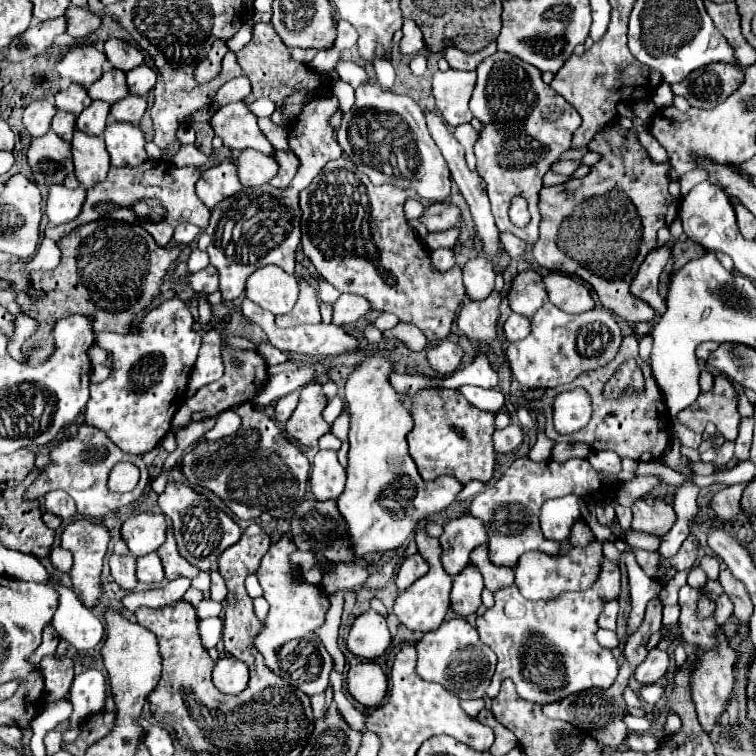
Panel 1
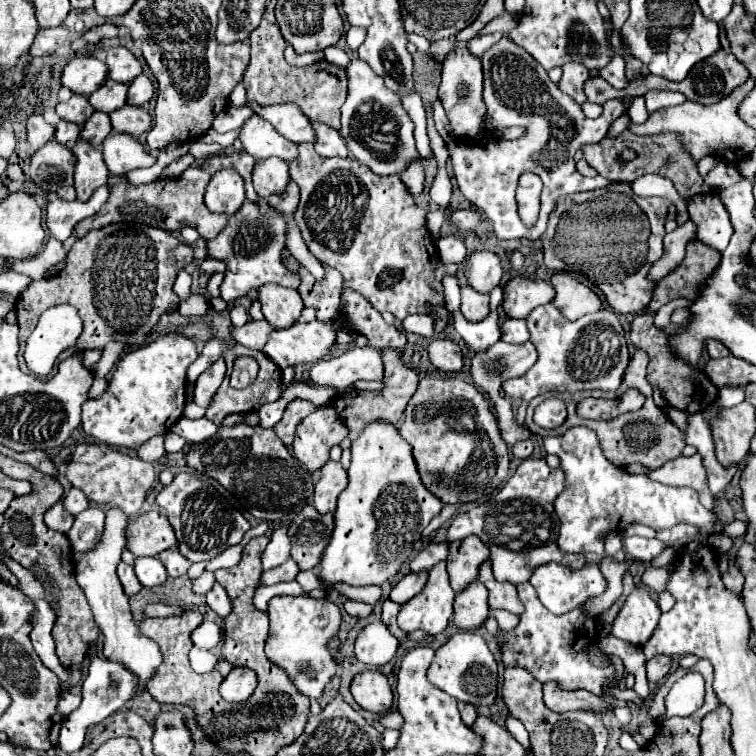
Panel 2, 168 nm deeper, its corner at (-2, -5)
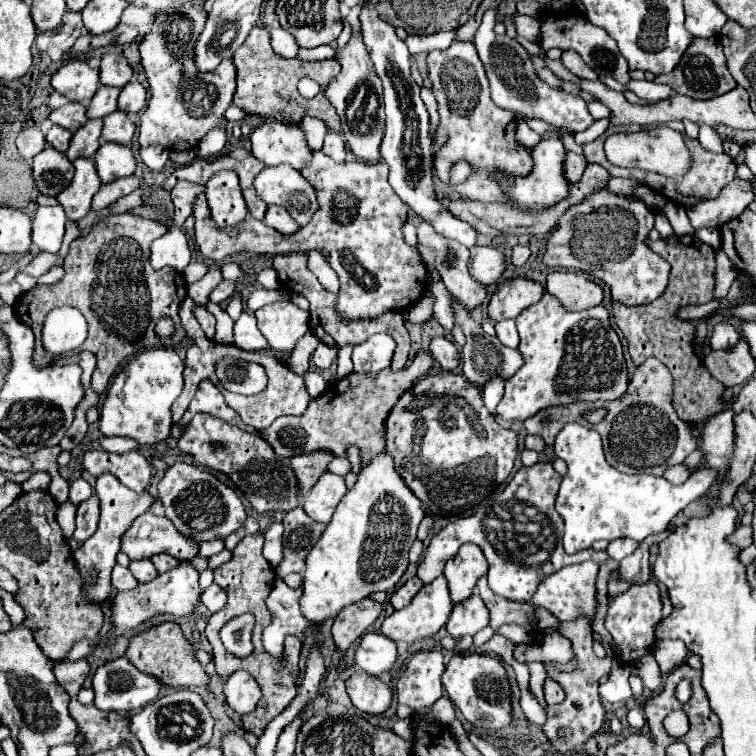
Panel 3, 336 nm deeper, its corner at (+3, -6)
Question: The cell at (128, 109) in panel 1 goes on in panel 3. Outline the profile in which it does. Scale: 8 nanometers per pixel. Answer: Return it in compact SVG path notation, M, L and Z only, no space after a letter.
M115 111L107 117L103 117L103 141L111 141L111 143L121 143L121 145L131 145L131 139L135 135L135 123L129 119L127 113L123 111Z

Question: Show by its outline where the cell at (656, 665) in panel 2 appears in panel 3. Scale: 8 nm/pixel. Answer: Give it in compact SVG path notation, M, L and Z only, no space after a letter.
M667 639L667 641L657 641L651 649L651 653L655 655L655 661L661 669L663 675L671 673L677 665L683 663L683 659L687 657L687 647L683 641L679 639Z

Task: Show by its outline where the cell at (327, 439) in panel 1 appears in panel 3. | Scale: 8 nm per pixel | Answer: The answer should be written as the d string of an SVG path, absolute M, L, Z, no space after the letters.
M333 457L328 465L328 470L345 477L351 471L351 465L346 458Z

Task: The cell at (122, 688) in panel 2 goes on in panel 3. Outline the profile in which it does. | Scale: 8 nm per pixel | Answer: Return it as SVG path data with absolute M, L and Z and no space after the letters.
M127 657L113 659L113 661L107 661L105 665L97 667L97 671L93 673L91 685L93 685L93 691L95 691L95 701L93 701L95 707L99 707L101 711L117 711L117 713L135 711L139 707L145 707L147 703L151 703L157 697L159 687L161 687L155 677L137 671L129 663Z

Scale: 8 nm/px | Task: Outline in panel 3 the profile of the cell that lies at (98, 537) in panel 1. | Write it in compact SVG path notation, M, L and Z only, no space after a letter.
M93 495L91 499L87 499L77 507L77 529L73 533L73 539L77 543L85 543L95 533L97 521L99 521L99 499L97 495Z

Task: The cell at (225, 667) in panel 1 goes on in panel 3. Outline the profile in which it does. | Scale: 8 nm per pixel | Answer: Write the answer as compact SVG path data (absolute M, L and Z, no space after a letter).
M237 671L225 681L223 695L225 695L227 705L235 713L243 715L243 713L251 713L255 709L259 697L261 697L261 689L247 671Z

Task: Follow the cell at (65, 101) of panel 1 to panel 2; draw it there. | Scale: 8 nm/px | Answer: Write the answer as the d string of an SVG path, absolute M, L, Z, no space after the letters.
M74 94L66 104L58 104L56 106L56 112L62 120L66 122L74 122L78 126L82 126L92 114L94 114L94 108L90 106L88 98L86 96L80 96L80 94Z

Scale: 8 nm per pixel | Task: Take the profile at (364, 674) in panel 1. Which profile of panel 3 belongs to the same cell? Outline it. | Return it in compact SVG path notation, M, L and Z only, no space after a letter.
M365 671L353 673L347 679L347 693L359 711L373 715L387 711L393 699L391 687L383 683L379 677L367 675Z

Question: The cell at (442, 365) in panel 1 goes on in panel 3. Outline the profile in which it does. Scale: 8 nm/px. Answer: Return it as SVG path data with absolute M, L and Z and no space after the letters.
M435 337L429 345L429 353L445 371L455 371L459 367L459 351L455 343L445 337Z

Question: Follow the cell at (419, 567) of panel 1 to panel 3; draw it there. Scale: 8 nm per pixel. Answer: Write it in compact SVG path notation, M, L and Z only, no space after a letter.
M411 577L407 579L397 591L391 593L389 597L389 603L395 607L395 609L403 609L405 605L409 605L409 601L415 597L415 593L423 587L423 583L417 579L417 577Z

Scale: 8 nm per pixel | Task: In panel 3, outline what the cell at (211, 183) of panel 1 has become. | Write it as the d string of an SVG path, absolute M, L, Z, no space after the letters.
M219 171L205 185L211 217L219 227L229 227L247 217L247 205L235 171Z

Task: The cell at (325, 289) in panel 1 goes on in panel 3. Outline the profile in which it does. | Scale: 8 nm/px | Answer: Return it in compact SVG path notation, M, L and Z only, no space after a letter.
M287 165L265 167L255 177L255 191L265 203L283 205L299 225L307 225L317 209L315 189L297 169Z

